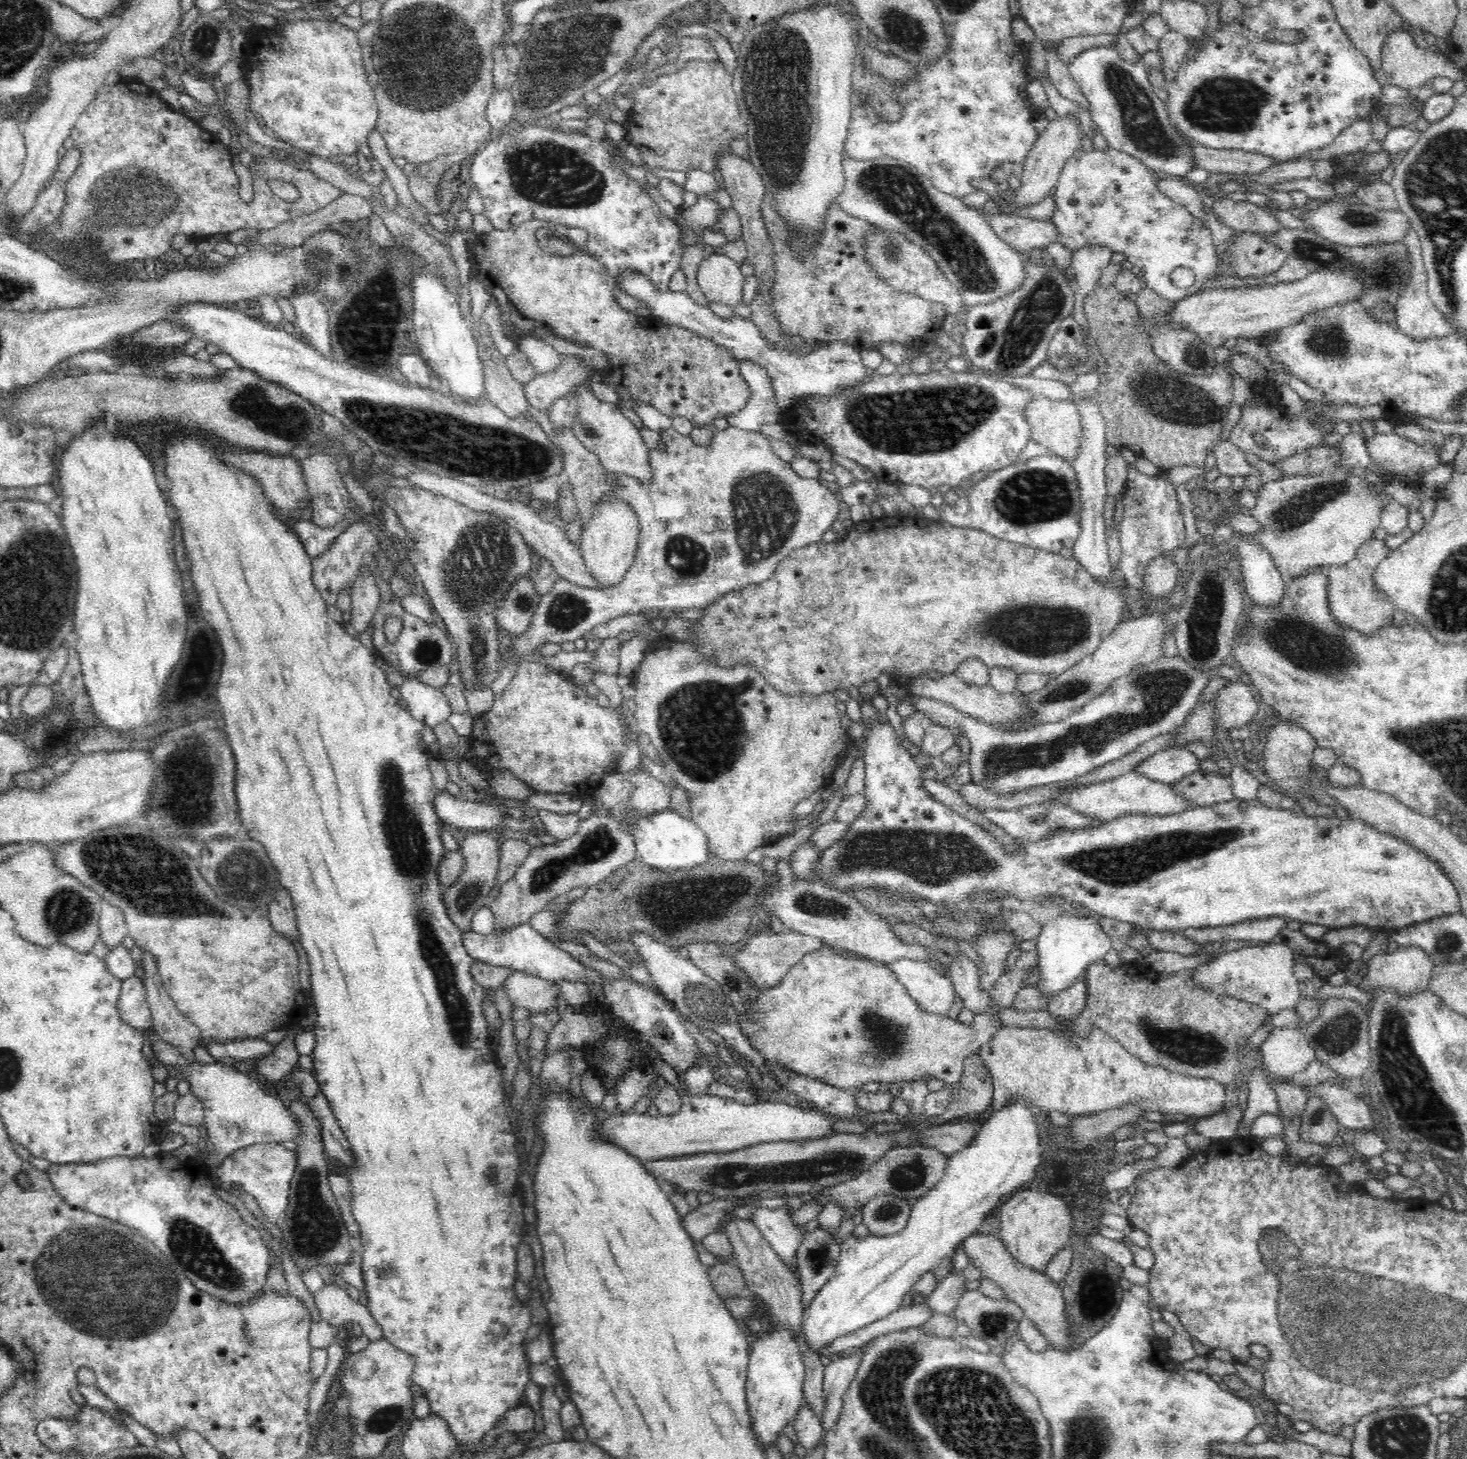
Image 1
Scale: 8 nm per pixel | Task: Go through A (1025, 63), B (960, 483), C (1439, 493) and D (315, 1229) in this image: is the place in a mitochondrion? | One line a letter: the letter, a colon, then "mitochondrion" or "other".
A: other
B: other
C: other
D: mitochondrion

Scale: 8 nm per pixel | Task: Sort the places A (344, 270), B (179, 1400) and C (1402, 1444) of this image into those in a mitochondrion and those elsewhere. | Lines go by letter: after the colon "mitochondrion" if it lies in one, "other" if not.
A: mitochondrion
B: other
C: mitochondrion

